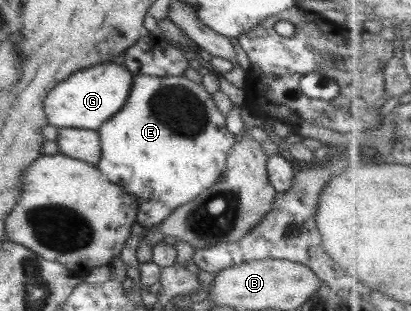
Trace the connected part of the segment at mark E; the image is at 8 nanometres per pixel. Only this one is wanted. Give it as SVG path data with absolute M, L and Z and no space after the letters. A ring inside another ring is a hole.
M133 75L125 104L96 131L101 153L95 164L99 176L136 197L138 208L135 222L141 226L141 230L149 230L160 224L174 208L192 201L205 188L217 182L221 172L225 170L227 155L235 143L235 136L225 129L225 118L215 107L211 95L199 83L190 81L183 75Z

